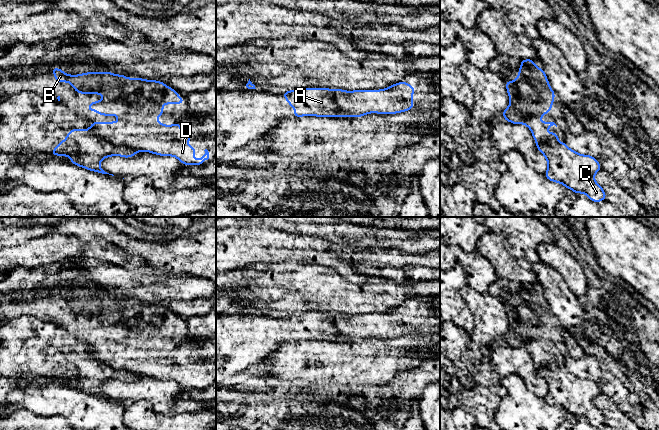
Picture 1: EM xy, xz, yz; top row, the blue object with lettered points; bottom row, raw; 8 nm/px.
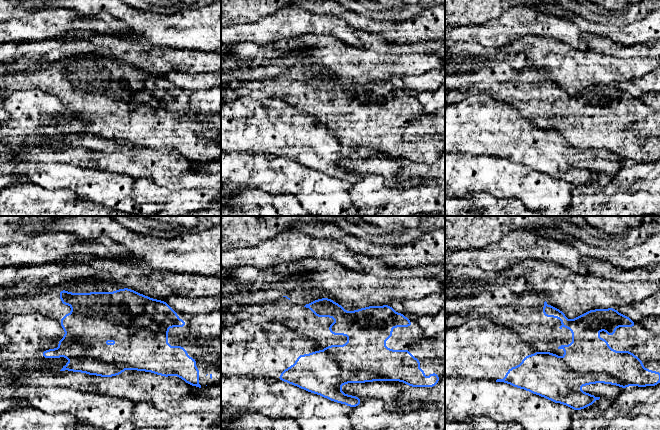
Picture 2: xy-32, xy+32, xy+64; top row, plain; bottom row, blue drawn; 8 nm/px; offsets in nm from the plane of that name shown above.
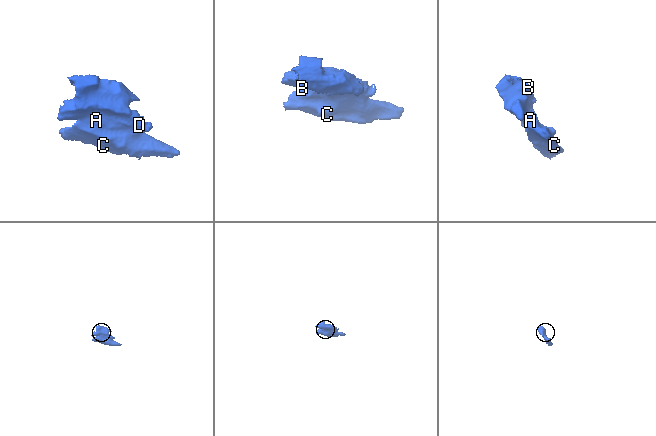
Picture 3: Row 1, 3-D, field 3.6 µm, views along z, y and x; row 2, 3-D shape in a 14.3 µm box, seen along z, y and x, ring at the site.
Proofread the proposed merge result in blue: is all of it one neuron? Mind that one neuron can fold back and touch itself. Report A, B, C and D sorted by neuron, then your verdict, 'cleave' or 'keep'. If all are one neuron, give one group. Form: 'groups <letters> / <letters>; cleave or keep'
groups A C / B D; cleave

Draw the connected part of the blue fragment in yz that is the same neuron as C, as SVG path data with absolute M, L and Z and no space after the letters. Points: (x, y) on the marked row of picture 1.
M554 138L538 144L537 149L548 162L544 174L548 180L561 183L576 194L584 193L593 202L606 199L606 193L594 180L601 166L593 156L581 155Z

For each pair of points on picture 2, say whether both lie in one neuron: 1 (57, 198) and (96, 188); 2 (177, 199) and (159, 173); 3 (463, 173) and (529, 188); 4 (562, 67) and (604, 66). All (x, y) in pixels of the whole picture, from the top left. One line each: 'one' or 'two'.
1: two
2: two
3: one
4: one

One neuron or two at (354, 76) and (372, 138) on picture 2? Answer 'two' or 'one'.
two

